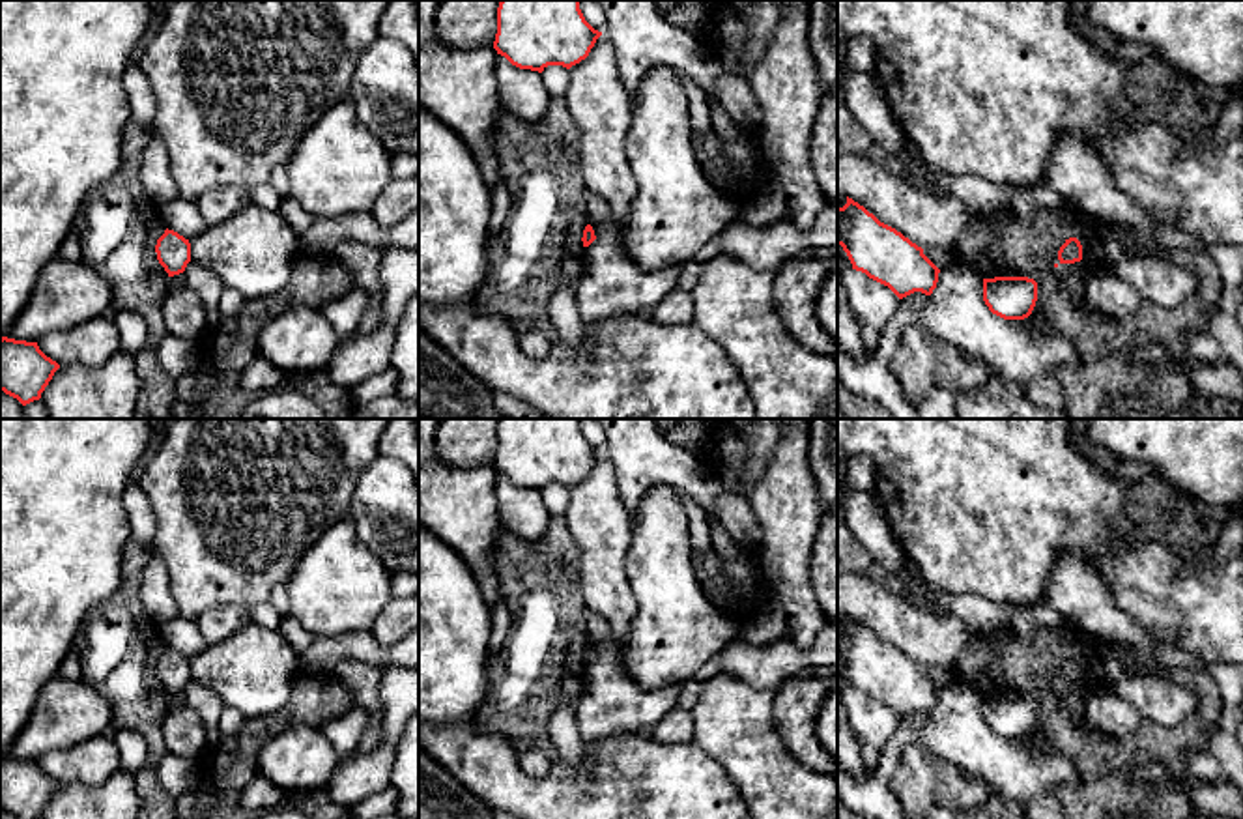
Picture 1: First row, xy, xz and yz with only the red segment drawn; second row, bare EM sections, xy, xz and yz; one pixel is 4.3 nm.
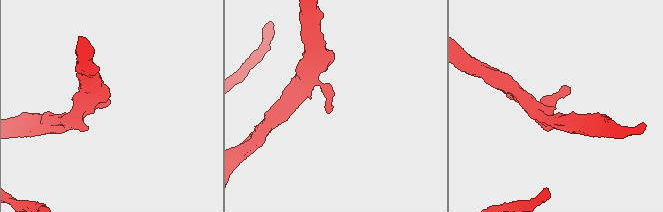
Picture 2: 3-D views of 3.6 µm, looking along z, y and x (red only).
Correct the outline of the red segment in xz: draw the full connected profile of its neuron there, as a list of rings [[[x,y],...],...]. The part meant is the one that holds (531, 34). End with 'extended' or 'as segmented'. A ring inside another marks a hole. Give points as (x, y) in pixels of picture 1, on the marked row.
[[[501,0],[493,49],[520,69],[542,73],[548,65],[572,65],[585,60],[602,32],[579,9],[579,0]]]; as segmented

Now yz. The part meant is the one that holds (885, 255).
[[[849,196],[847,204],[837,208],[837,245],[847,252],[852,269],[888,286],[899,299],[914,292],[931,295],[936,288],[940,269],[923,254],[923,249],[895,228],[880,223],[873,213]]]; as segmented

